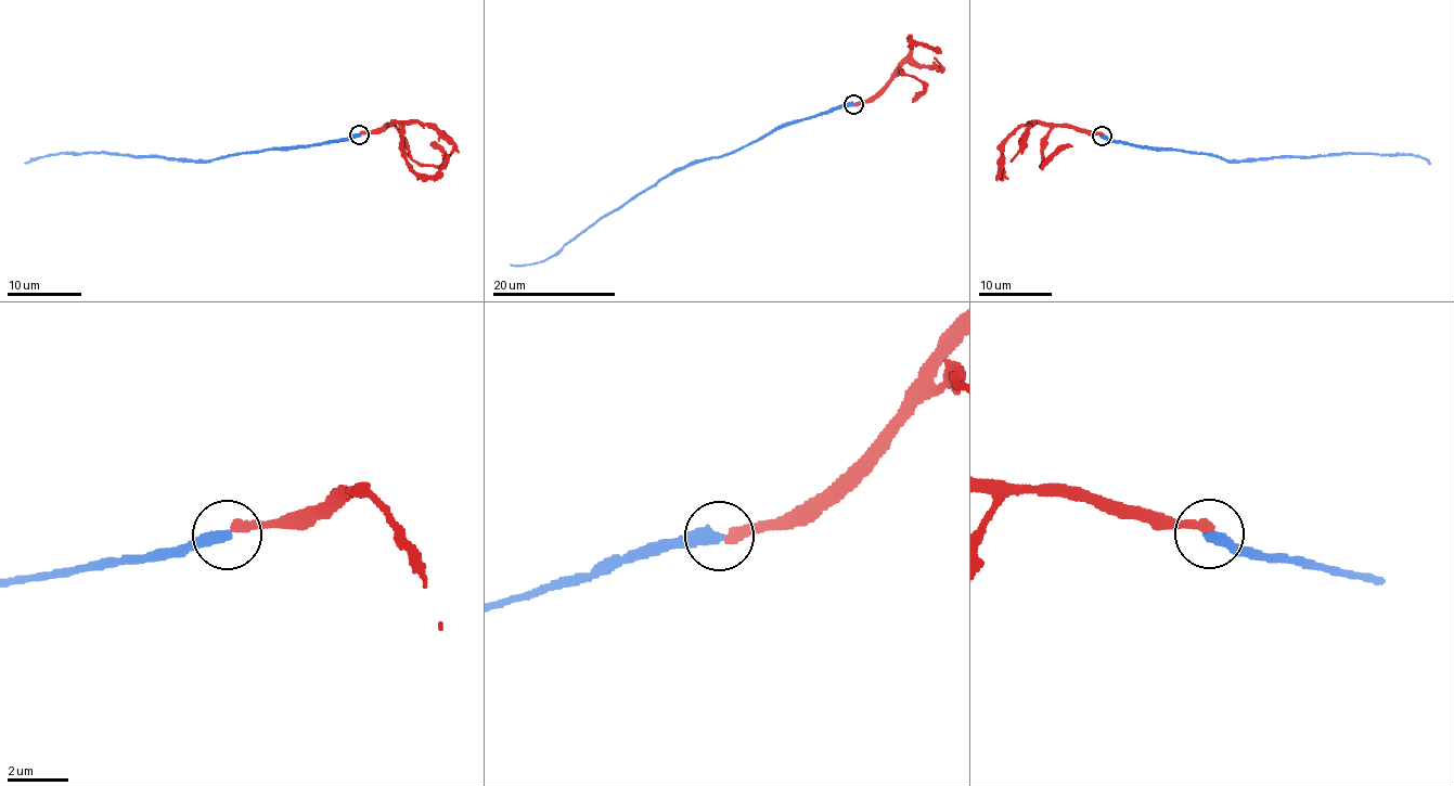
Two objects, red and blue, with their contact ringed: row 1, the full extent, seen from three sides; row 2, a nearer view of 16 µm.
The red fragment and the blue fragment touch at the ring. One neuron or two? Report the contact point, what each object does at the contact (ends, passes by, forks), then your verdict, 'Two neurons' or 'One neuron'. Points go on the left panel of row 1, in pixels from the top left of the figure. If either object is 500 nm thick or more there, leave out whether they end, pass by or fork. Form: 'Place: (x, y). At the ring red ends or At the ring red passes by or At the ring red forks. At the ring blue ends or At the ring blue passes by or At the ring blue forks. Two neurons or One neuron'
Place: (359, 134). At the ring red ends. At the ring blue ends. Two neurons

